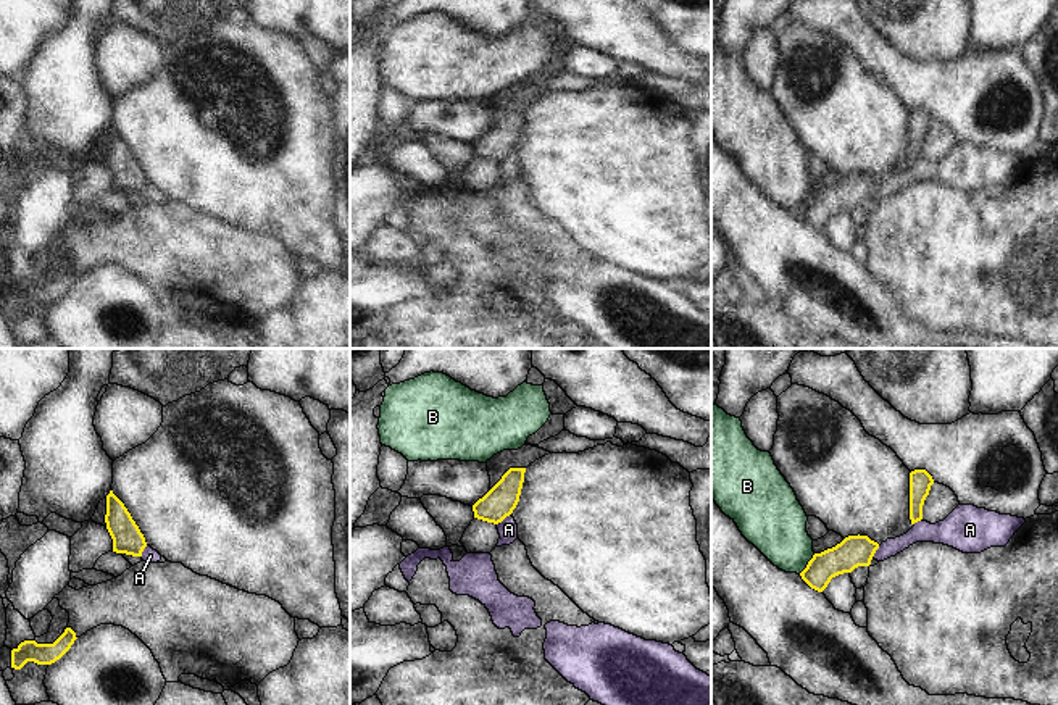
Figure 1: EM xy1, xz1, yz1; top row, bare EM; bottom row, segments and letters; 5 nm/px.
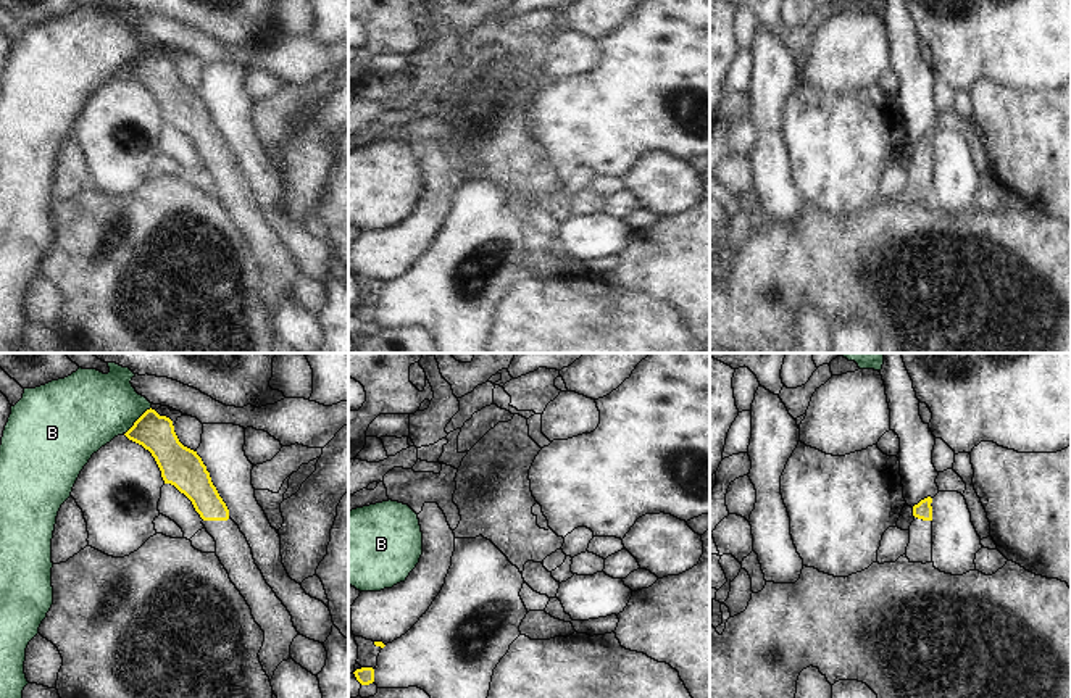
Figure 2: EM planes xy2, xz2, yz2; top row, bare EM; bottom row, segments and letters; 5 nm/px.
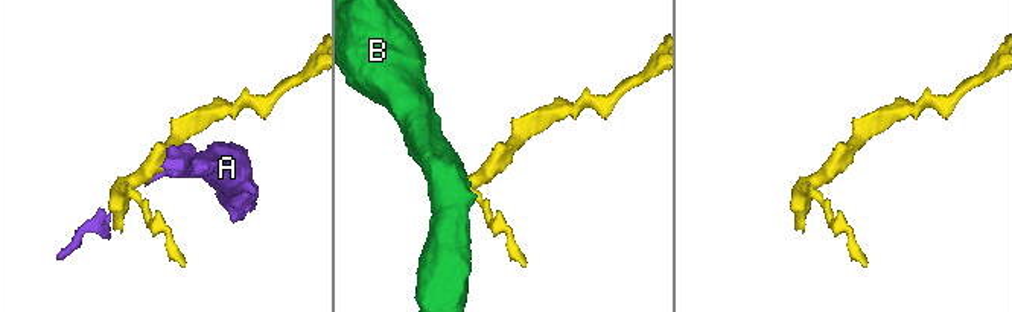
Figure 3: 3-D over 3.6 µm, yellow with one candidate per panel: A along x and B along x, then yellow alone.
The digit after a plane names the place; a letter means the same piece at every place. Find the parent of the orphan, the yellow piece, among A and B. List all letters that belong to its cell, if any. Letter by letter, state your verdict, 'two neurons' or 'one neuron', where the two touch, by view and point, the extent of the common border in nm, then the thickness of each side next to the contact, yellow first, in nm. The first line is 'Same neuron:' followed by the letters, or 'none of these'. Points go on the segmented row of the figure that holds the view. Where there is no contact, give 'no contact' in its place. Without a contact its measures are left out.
Same neuron: none of these
A: two neurons | xz1 (504, 518) | 90 nm | 160/100 nm
B: two neurons | xy2 (136, 421) | 190 nm | 180/380 nm

